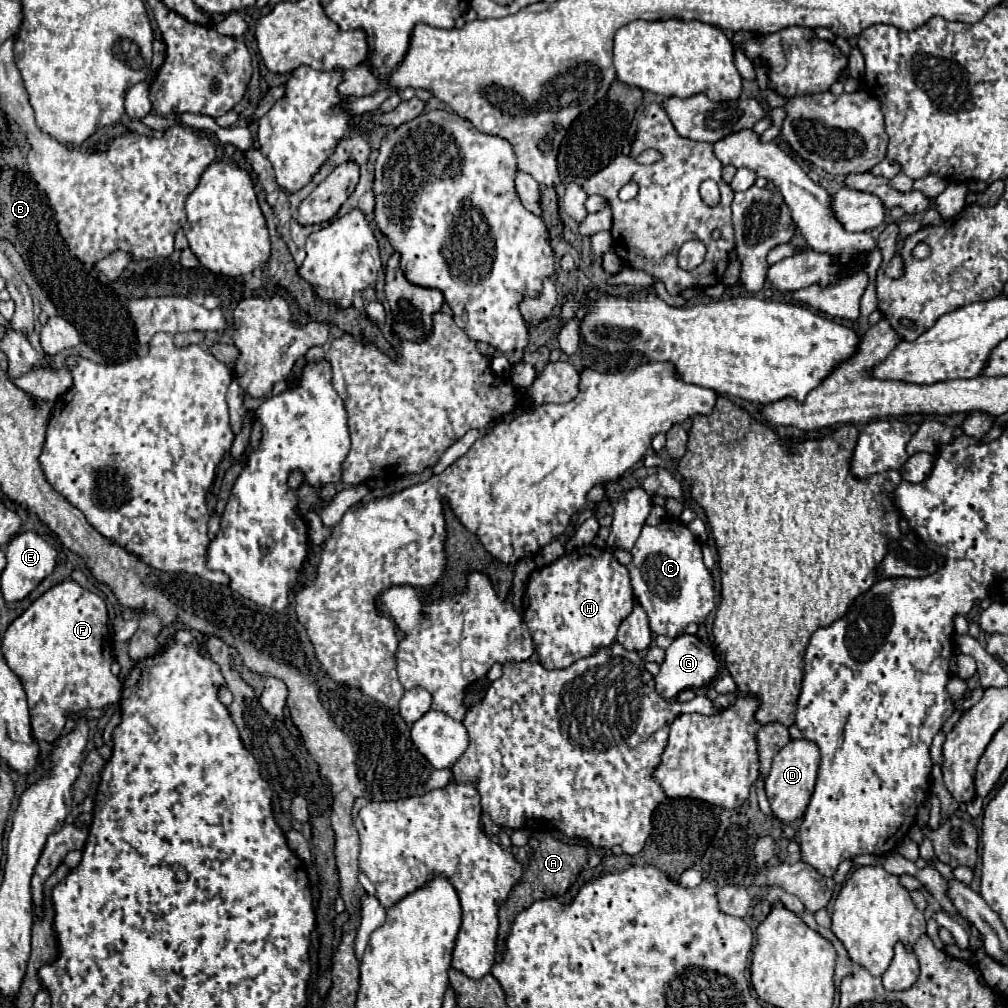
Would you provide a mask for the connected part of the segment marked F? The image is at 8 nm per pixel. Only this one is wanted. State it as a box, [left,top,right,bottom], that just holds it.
[2,581,122,743]

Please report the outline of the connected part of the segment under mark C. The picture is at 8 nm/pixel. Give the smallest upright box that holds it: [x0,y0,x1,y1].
[626,519,714,637]

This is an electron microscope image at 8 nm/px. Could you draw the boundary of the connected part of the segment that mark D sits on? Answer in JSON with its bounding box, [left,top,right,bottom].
[766,739,820,823]

